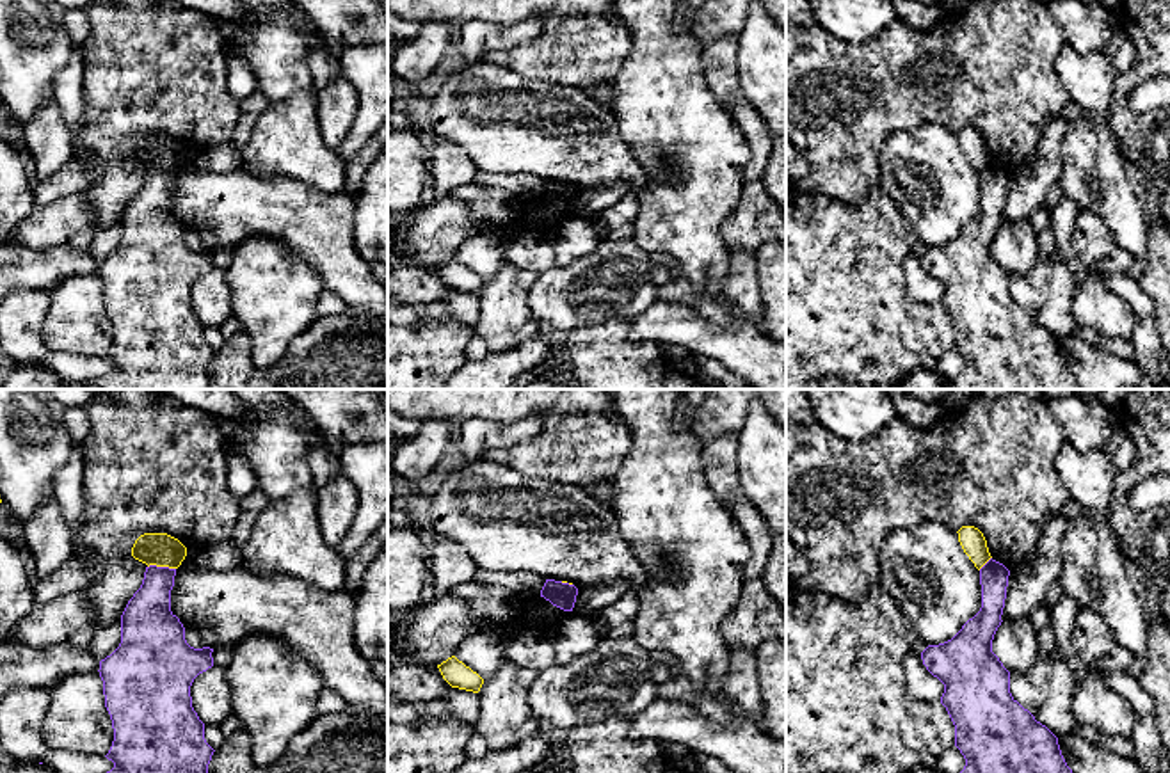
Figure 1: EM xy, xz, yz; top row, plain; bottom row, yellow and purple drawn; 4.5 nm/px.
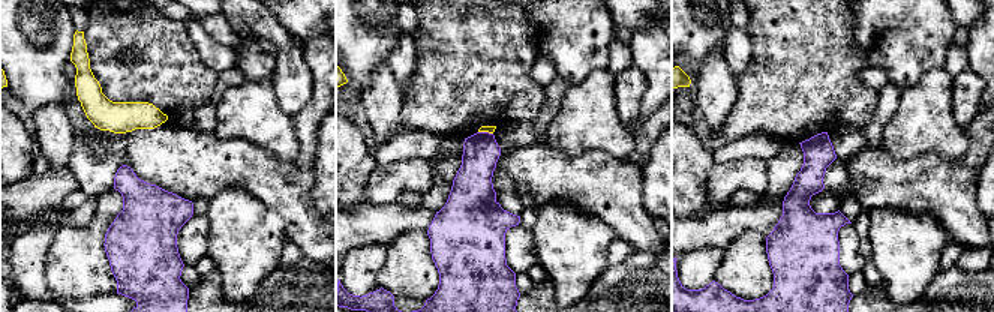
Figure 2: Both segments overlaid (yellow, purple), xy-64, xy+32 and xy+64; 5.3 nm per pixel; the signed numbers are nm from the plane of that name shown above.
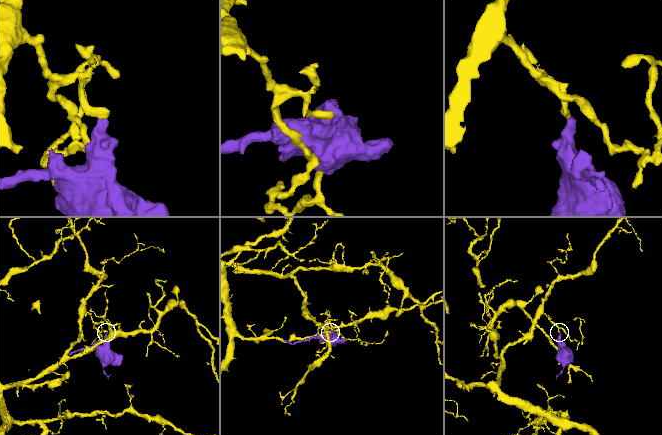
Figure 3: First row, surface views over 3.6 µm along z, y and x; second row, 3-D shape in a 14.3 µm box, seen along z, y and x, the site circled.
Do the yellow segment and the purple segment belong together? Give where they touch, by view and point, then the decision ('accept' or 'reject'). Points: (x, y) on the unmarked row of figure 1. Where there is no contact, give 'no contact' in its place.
xy (162, 167) | reject

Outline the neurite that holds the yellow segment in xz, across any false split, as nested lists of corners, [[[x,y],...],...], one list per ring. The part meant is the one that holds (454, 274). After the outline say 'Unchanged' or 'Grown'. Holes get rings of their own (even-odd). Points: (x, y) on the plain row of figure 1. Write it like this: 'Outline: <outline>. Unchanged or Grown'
Outline: [[[455,258],[437,267],[437,270],[443,281],[452,290],[478,295],[484,286],[484,281],[477,274],[473,274],[469,268],[466,268],[462,263],[459,263]]]. Unchanged

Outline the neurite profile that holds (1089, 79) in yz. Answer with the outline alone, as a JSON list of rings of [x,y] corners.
[[[1065,46],[1054,60],[1054,73],[1072,103],[1094,112],[1110,110],[1118,71],[1104,52],[1081,53]]]

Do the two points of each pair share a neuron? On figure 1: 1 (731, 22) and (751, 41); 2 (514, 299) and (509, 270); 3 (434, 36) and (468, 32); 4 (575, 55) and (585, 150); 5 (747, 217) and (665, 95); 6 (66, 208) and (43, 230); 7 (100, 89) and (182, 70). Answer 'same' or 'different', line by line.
1: different
2: same
3: different
4: different
5: different
6: same
7: same

